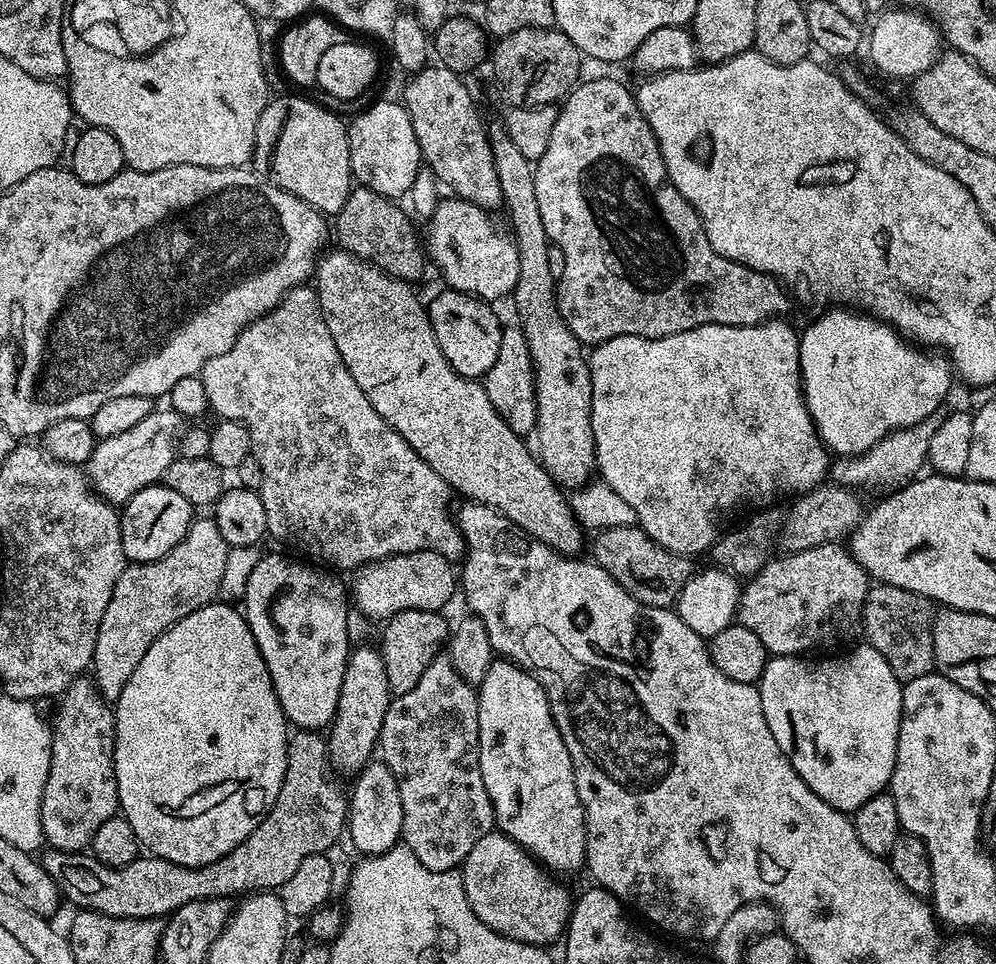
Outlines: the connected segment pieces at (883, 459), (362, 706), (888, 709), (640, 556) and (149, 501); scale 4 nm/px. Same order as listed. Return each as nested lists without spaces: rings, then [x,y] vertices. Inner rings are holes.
[[[929,418],[909,428],[897,428],[889,436],[884,436],[877,444],[867,448],[861,456],[837,459],[830,468],[831,483],[853,490],[865,490],[864,488],[872,488],[875,484],[903,486],[909,483],[921,471],[919,468],[925,467],[931,436],[937,425],[935,419]]]
[[[356,646],[348,653],[348,665],[342,674],[342,690],[336,707],[336,717],[327,733],[328,759],[337,773],[359,774],[373,759],[372,751],[378,748],[382,722],[390,703],[386,682],[386,666],[380,657],[379,647]]]
[[[867,646],[856,648],[853,652],[848,652],[845,656],[832,656],[829,660],[808,660],[812,658],[805,658],[803,655],[799,656],[772,656],[768,664],[764,668],[764,673],[760,675],[758,687],[760,689],[760,697],[762,698],[762,714],[766,714],[766,726],[770,726],[770,734],[774,734],[774,742],[778,742],[778,746],[786,754],[786,758],[794,766],[794,770],[806,782],[806,786],[810,786],[810,790],[814,790],[814,794],[818,794],[818,798],[822,798],[830,806],[837,808],[839,812],[845,814],[855,813],[858,806],[862,806],[862,802],[866,802],[870,798],[874,798],[874,794],[885,791],[889,787],[892,771],[896,765],[896,747],[898,746],[898,730],[900,729],[900,711],[902,710],[902,682],[894,674],[894,670],[890,670],[890,666],[886,662],[886,658],[882,658],[882,654],[878,654],[878,650]]]
[[[627,524],[617,528],[606,528],[591,537],[591,559],[614,582],[618,582],[638,602],[651,608],[667,608],[675,605],[677,596],[694,572],[693,561],[687,556],[679,556],[654,542],[644,533],[643,528]]]
[[[153,486],[143,488],[123,505],[120,512],[120,533],[125,557],[136,564],[161,560],[188,533],[194,519],[194,506],[172,488]]]

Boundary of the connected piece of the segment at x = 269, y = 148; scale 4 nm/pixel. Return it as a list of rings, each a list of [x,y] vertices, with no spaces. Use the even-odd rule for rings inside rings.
[[[280,96],[269,99],[256,123],[256,149],[252,151],[254,168],[259,175],[274,186],[302,198],[310,207],[323,212],[325,217],[335,217],[342,210],[349,192],[354,187],[350,166],[348,124],[340,121],[328,108],[307,100],[304,96]]]

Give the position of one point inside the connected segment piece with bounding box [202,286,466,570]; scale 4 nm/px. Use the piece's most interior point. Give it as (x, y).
(339, 482)

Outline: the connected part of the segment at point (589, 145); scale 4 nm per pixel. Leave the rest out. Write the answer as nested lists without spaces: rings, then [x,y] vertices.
[[[608,76],[588,80],[585,84],[584,82],[585,80],[577,83],[559,105],[554,130],[550,130],[550,138],[546,142],[546,150],[542,158],[534,164],[534,194],[538,196],[538,214],[542,214],[542,226],[546,226],[549,241],[566,258],[566,270],[562,270],[562,278],[558,281],[556,290],[556,304],[560,308],[566,326],[575,334],[581,345],[599,346],[619,336],[641,336],[653,340],[694,330],[703,324],[746,326],[763,324],[765,320],[783,317],[785,315],[783,312],[788,308],[789,293],[781,281],[774,276],[767,276],[764,272],[747,268],[737,260],[728,260],[722,254],[718,254],[714,246],[710,246],[710,238],[706,238],[706,230],[702,226],[700,215],[693,210],[690,202],[686,202],[686,198],[682,198],[682,194],[678,194],[678,190],[670,182],[664,165],[664,156],[660,153],[655,134],[650,130],[646,118],[640,113],[633,89],[631,87],[628,89],[622,81],[611,80]]]

